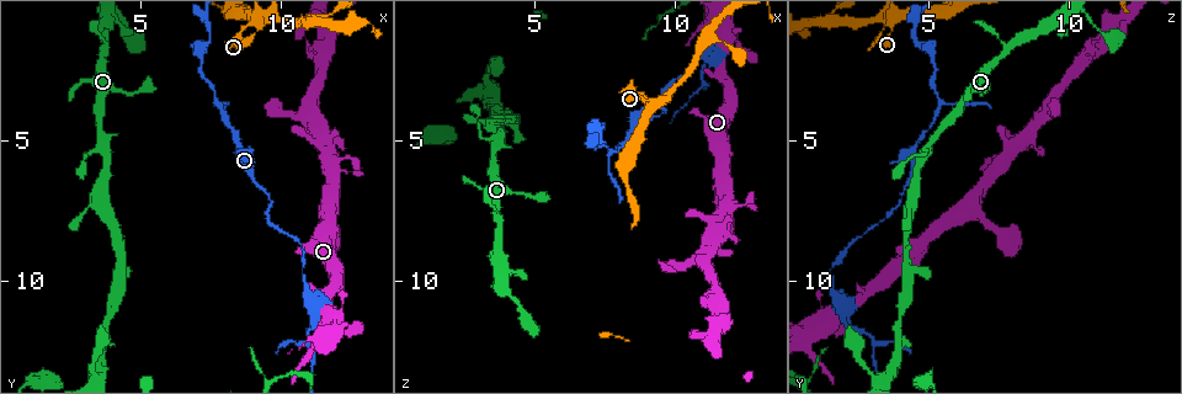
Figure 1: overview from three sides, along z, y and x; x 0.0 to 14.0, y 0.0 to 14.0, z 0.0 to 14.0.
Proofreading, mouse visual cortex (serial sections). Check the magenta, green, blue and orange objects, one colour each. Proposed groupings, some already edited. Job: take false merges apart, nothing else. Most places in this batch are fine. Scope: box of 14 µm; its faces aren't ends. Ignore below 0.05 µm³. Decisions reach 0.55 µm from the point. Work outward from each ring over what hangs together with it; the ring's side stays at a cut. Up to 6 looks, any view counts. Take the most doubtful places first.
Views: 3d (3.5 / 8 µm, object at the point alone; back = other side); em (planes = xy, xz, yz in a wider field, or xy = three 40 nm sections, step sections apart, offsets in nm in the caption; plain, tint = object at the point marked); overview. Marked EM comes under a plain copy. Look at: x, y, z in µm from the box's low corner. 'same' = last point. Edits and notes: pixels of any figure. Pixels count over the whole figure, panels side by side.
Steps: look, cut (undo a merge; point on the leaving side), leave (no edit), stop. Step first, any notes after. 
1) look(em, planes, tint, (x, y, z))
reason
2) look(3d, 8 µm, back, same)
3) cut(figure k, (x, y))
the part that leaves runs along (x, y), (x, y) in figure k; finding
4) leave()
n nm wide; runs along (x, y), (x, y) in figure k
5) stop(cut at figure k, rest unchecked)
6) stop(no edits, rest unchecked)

look(3d, 3.5 µm, (9.3, 1.0, 3.6))
sharp bend

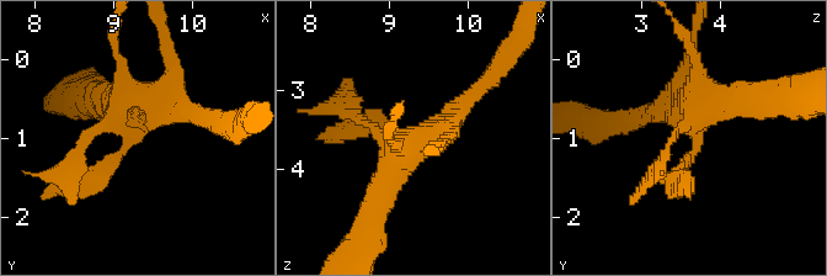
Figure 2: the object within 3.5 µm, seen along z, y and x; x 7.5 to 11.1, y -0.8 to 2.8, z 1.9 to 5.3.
look(em, xy, step 2, tint, (9.20, 0.95, 3.65))

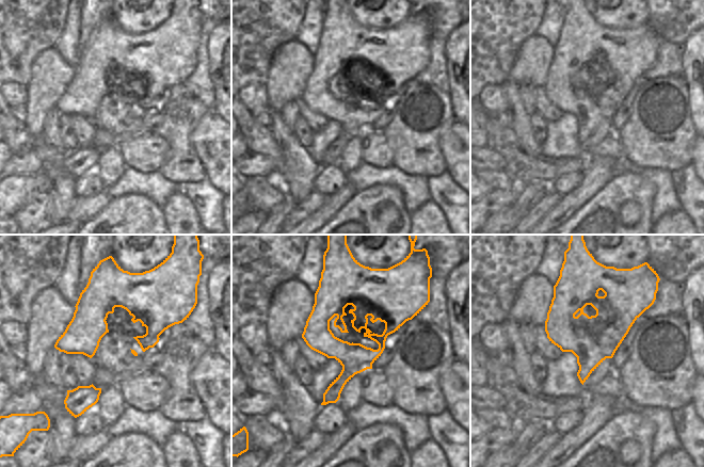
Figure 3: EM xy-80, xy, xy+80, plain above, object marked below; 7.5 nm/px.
leave()
220 nm wide; runs along (352, 127), (416, 152), (454, 117) in figure 2; all the same cell

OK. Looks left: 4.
look(3d, 3.5 µm, (11.0, 10.6, 1.8))
calibre changes

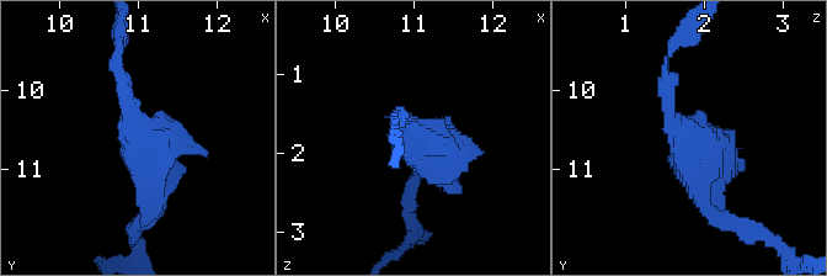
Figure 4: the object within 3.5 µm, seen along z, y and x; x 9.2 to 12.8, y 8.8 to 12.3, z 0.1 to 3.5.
look(em, xy, step 1, tint, (11.00, 10.60, 1.80))
now the EM

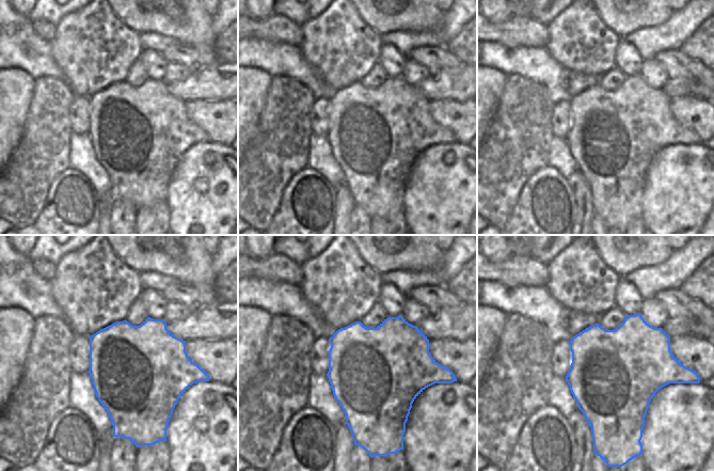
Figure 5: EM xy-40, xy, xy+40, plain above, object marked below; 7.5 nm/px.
look(em, xy, step 3, tint, same)
cut it another way

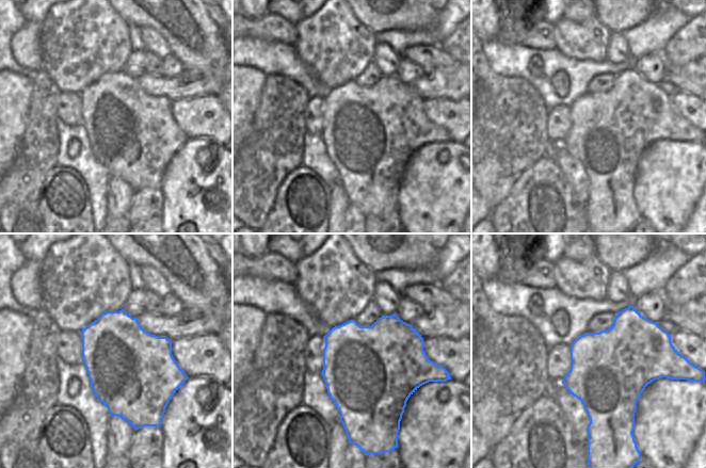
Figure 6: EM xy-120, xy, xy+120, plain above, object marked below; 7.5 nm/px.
leave()
continuous, no second cell

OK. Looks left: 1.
stop(no edits, rest unchecked)

